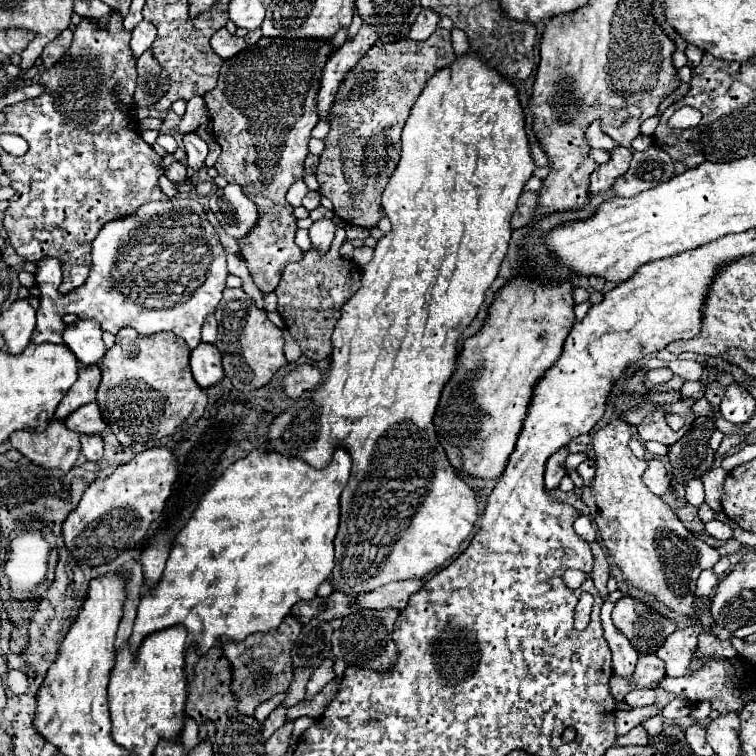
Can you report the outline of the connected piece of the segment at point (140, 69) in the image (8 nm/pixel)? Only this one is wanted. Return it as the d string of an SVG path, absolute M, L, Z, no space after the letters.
M147 50L141 58L137 58L135 104L153 106L159 102L165 90L169 90L169 76L165 74L165 70L161 70L161 64L153 58L153 50Z

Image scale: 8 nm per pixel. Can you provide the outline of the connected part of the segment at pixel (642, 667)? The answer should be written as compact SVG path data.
M657 654L639 656L639 662L633 674L633 682L637 688L647 688L649 684L657 682L663 676L665 676L665 664L657 658Z

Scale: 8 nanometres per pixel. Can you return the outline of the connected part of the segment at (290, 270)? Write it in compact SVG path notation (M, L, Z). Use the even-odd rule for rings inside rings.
M345 232L335 234L331 250L327 250L325 254L311 246L303 254L301 262L285 266L281 282L275 290L279 298L277 310L287 330L299 342L303 354L313 362L321 362L323 358L331 356L331 334L335 322L339 320L341 306L361 288L361 266L355 260L341 258L339 254L343 240Z

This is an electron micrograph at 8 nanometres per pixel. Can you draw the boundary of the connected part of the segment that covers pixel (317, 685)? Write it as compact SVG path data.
M325 660L315 672L313 672L313 678L309 680L309 686L307 686L307 696L305 696L305 700L309 700L313 694L317 694L327 682L331 682L333 678L335 678L335 674L333 674L333 670L331 670L331 664L333 664L333 660Z

